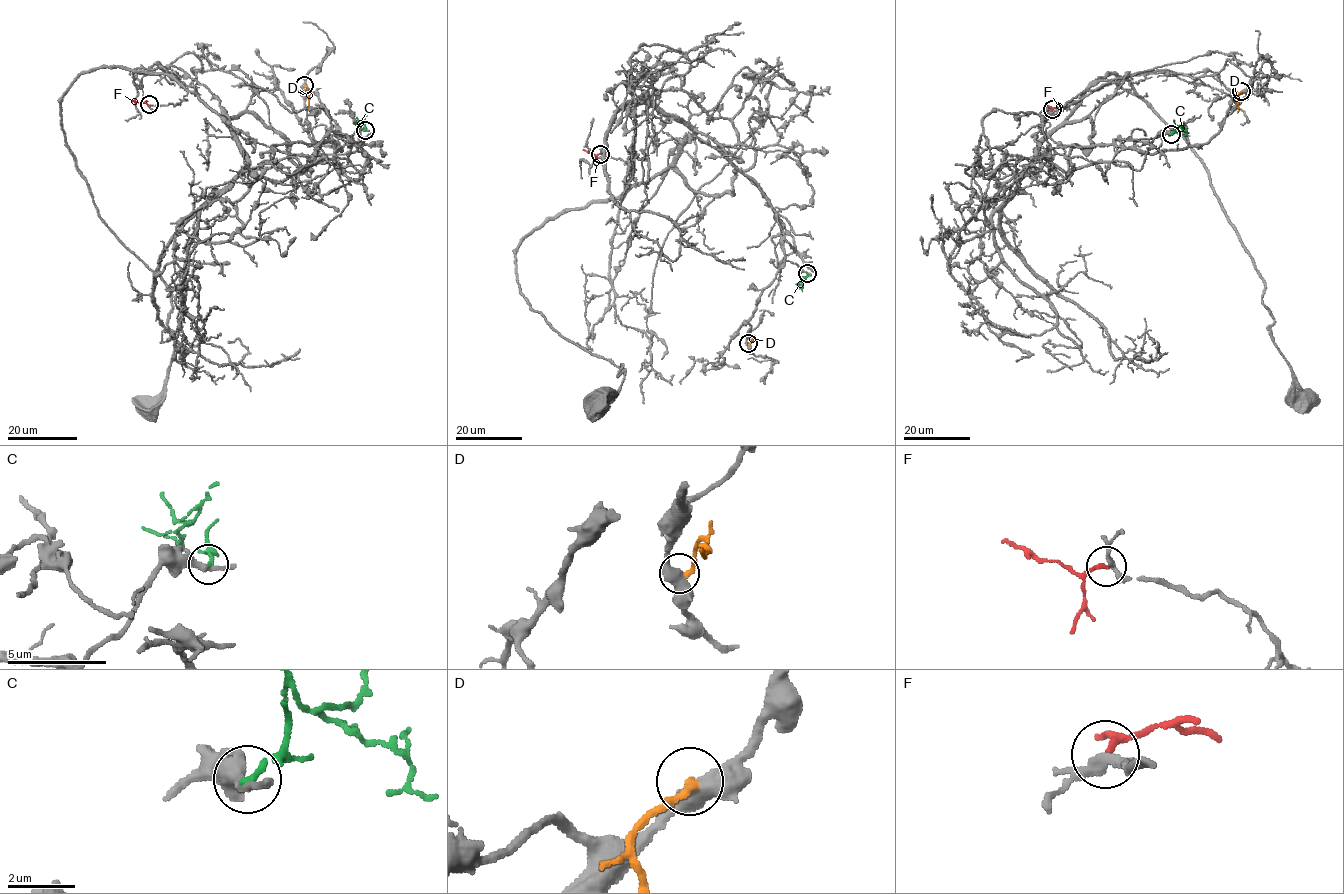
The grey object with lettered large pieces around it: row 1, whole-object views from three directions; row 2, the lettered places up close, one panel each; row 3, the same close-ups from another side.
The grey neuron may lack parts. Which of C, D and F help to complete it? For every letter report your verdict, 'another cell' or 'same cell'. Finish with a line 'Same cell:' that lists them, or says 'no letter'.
C: another cell
D: another cell
F: same cell
Same cell: F

